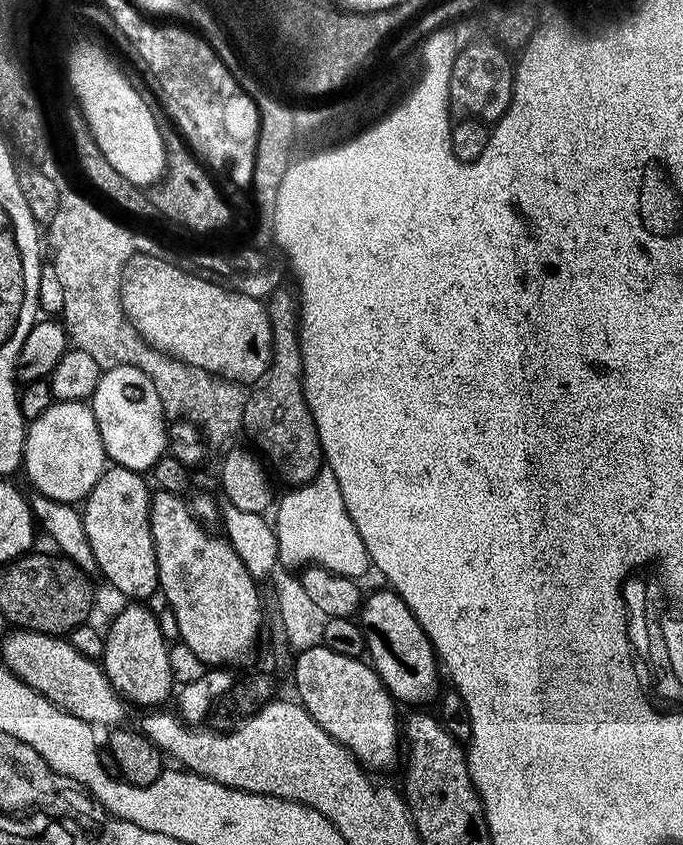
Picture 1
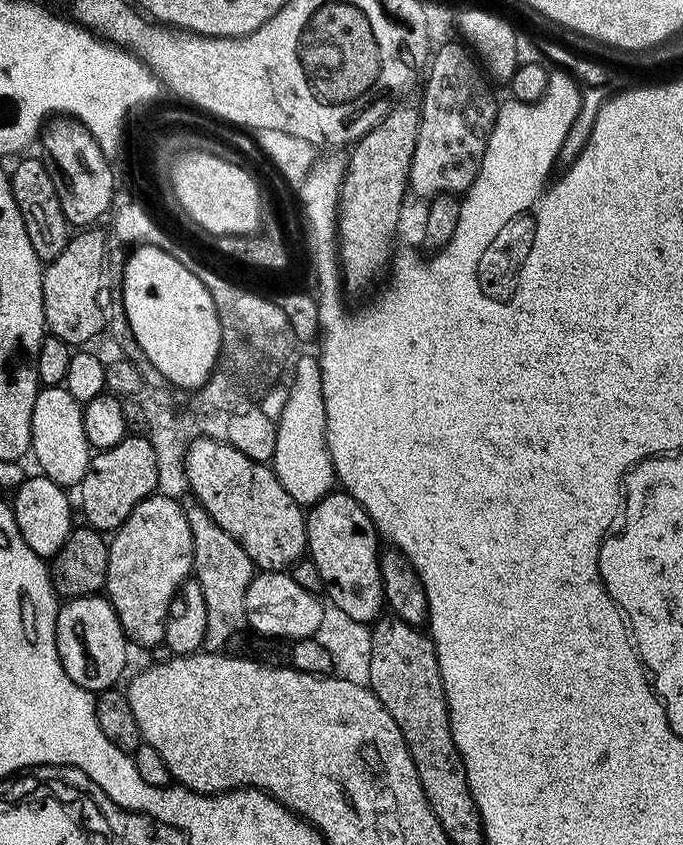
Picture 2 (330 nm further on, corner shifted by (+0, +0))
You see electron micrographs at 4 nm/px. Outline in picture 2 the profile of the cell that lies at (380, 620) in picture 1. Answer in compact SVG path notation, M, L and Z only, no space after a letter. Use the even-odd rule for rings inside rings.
M331 490L306 512L308 521L307 555L318 566L331 603L350 614L355 621L371 625L385 607L380 554L382 540L370 514L343 490Z

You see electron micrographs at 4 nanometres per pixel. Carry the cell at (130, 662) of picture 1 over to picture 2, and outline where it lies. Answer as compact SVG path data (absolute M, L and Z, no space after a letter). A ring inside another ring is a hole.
M159 494L147 496L134 510L130 510L130 518L122 522L122 526L111 533L108 545L108 573L106 574L106 598L112 604L114 614L118 614L118 622L124 635L133 645L141 644L145 650L151 650L156 644L164 642L166 614L170 610L170 602L174 594L180 591L180 585L193 575L192 559L194 558L194 542L190 534L190 522L186 522L185 505L179 499Z

